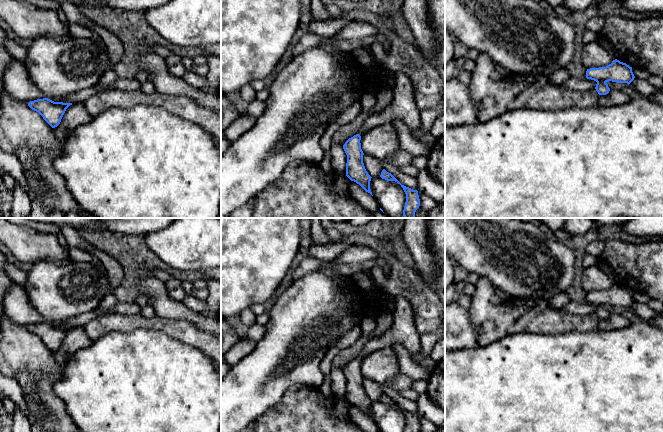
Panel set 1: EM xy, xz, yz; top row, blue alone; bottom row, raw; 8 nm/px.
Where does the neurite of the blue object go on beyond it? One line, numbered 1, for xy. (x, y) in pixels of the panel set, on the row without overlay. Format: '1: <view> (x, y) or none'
1: none

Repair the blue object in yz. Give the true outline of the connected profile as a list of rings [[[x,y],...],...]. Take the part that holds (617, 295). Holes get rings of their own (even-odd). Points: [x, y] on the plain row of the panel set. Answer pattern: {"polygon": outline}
{"polygon": [[[615,283],[606,291],[587,293],[586,302],[597,306],[595,313],[599,319],[606,319],[610,315],[607,308],[609,305],[629,309],[635,300],[632,291]]]}

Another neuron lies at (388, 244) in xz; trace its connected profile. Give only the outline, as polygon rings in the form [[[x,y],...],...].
[[[382,236],[380,237],[382,246],[384,248],[384,250],[389,253],[389,254],[395,254],[395,246],[397,244],[397,239],[396,237],[387,237],[387,236]]]

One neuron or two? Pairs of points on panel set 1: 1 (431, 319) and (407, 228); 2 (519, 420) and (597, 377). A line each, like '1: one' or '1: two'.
1: two
2: one

